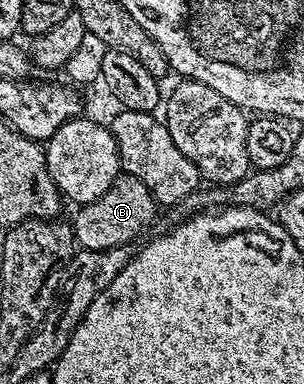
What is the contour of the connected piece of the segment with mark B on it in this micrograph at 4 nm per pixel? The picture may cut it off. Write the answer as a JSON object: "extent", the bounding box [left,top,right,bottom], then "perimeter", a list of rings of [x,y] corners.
{"extent":[73,173,157,250],"perimeter":[[[120,173],[113,180],[109,192],[105,192],[105,196],[92,202],[84,202],[76,210],[79,210],[73,217],[76,243],[84,250],[108,250],[134,243],[134,238],[142,230],[149,229],[155,218],[157,203],[149,188],[141,184],[137,176]]]}

